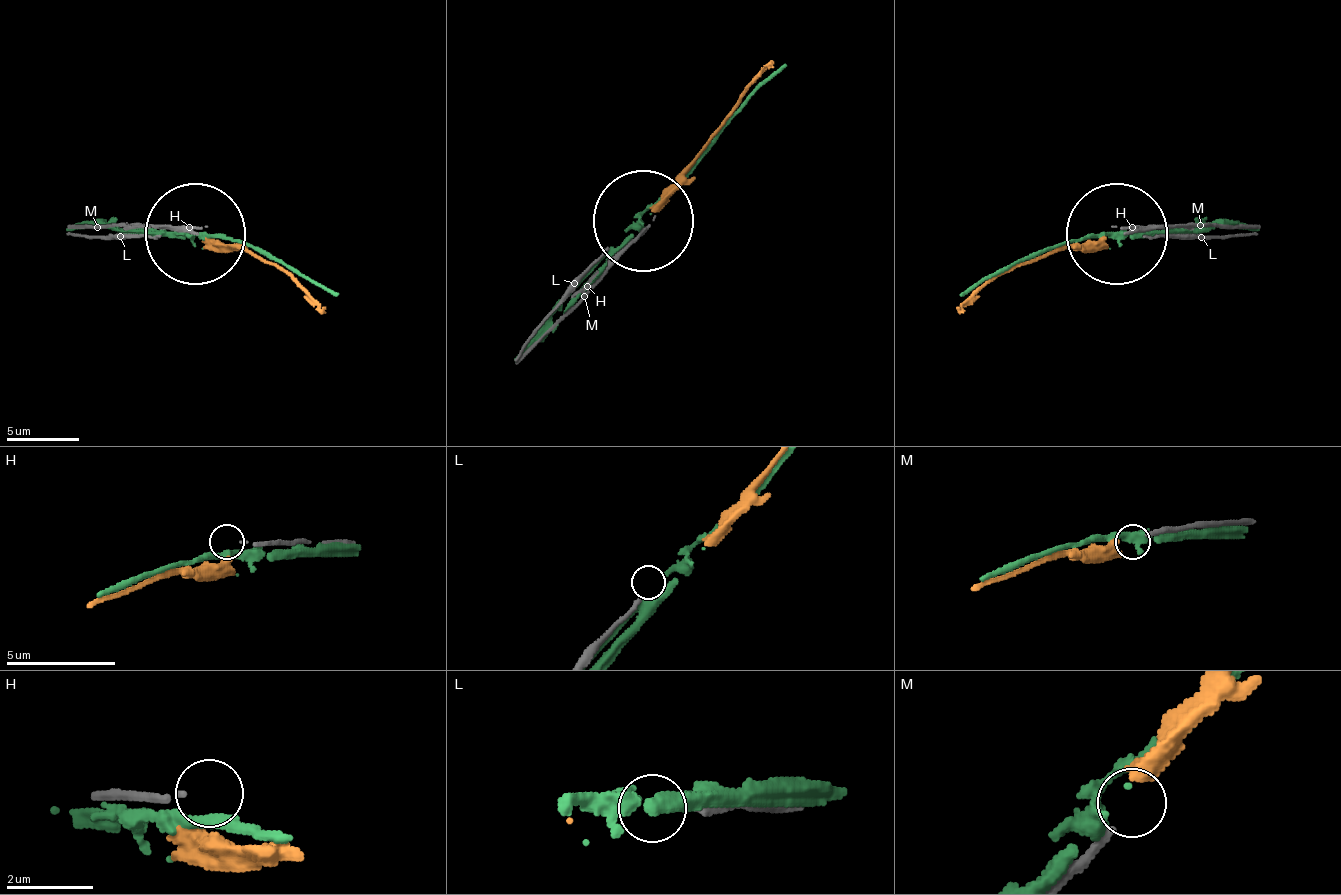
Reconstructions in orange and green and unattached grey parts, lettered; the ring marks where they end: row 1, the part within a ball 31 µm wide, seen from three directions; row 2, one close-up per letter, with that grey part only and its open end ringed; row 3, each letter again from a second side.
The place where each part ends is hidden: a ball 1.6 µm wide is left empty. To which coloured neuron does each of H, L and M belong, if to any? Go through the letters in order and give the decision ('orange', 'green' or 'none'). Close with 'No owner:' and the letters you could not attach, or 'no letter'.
H: none
L: none
M: orange
No owner: H, L

